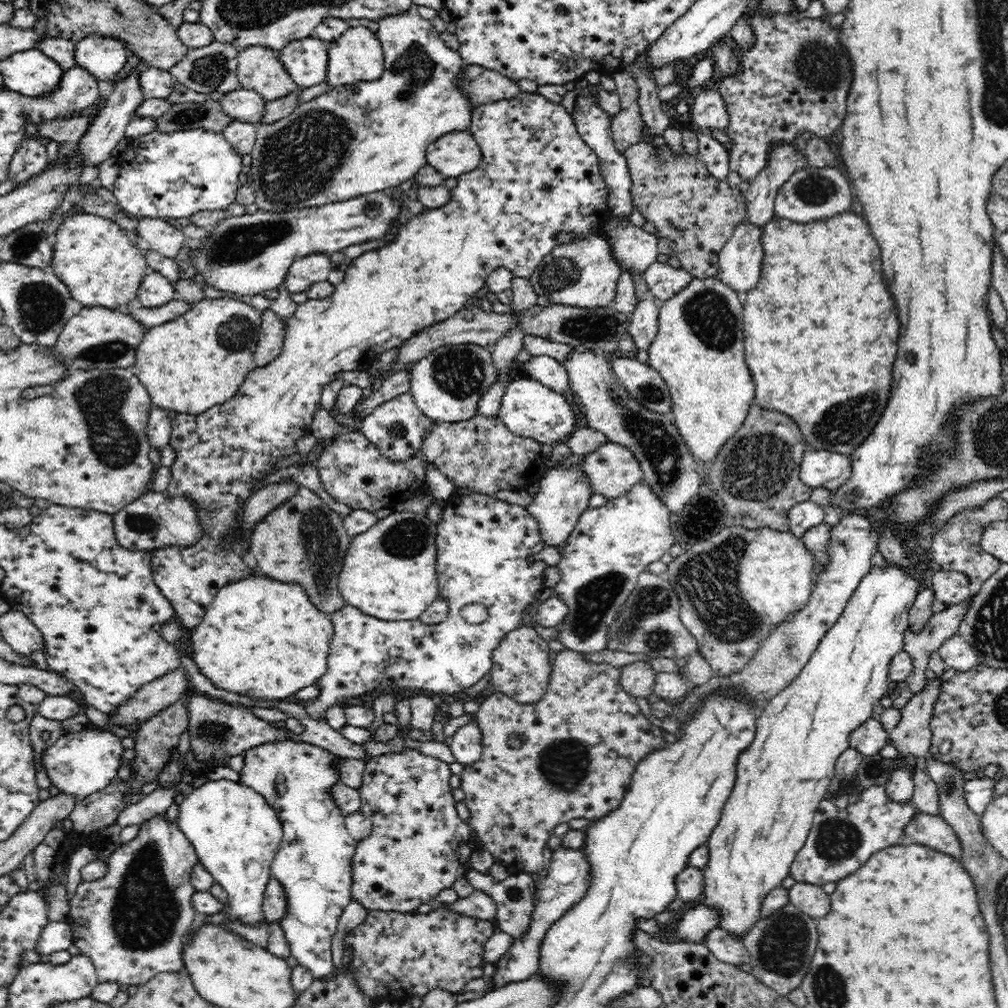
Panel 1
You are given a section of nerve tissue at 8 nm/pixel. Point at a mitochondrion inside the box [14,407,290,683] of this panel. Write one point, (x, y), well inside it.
(137, 523)

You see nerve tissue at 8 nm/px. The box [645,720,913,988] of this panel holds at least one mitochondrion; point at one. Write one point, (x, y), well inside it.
(782, 948)

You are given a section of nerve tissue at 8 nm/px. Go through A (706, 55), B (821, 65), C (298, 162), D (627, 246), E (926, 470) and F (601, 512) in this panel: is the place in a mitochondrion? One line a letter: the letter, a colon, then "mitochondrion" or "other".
A: other
B: mitochondrion
C: mitochondrion
D: other
E: other
F: other

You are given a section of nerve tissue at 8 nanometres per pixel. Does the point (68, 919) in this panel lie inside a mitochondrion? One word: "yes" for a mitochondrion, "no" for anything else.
no

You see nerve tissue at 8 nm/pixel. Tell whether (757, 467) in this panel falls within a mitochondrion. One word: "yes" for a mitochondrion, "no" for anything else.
yes

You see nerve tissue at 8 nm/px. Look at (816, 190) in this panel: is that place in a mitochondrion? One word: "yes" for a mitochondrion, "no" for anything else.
yes

